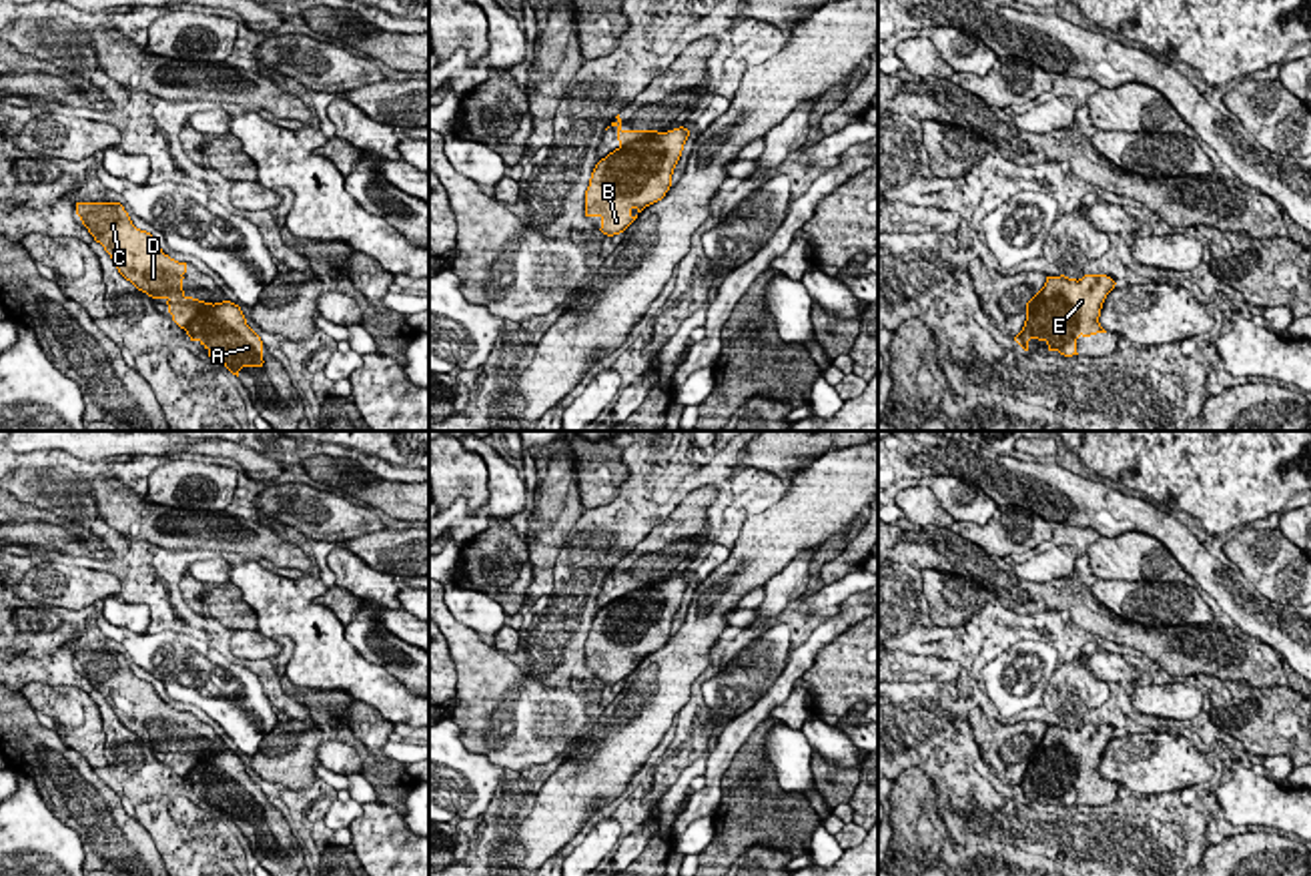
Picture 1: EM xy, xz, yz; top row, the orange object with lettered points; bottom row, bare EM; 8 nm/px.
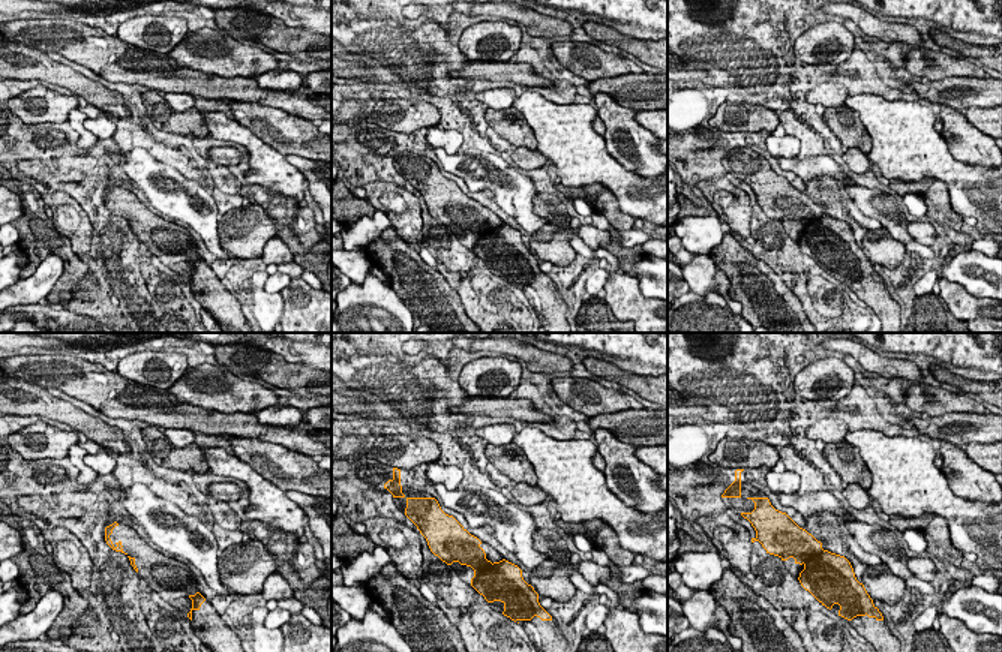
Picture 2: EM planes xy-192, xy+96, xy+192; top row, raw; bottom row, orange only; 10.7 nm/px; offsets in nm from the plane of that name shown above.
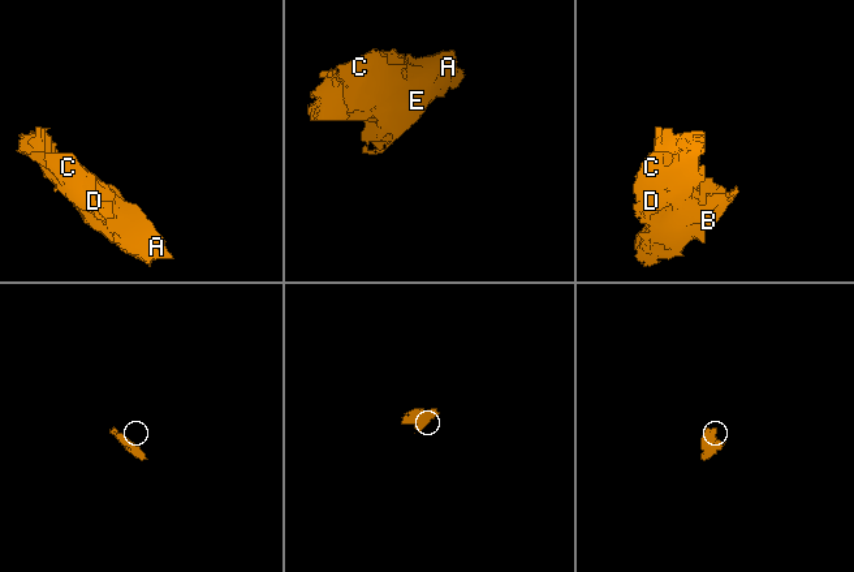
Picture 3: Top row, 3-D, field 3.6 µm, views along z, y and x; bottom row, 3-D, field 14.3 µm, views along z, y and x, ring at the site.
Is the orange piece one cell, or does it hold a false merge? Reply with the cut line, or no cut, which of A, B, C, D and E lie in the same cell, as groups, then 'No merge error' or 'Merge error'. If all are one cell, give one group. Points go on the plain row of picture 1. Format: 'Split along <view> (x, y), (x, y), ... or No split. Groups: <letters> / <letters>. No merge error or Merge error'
Split along xz (656, 580), (630, 588), (620, 596). Groups: A B E / C D. Merge error

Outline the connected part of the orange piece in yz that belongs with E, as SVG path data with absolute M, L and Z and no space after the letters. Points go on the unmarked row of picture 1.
M1084 724L1082 728L1046 726L1044 736L1032 746L1032 756L1022 780L1014 790L1028 800L1028 790L1038 788L1048 800L1064 806L1078 804L1076 788L1107 782L1101 772L1101 758L1115 738L1107 724Z

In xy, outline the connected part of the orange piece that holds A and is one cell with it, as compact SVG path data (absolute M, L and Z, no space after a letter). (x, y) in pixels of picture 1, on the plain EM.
M231 750L204 752L178 776L237 826L243 816L263 816L265 812L261 786L247 774L241 756Z

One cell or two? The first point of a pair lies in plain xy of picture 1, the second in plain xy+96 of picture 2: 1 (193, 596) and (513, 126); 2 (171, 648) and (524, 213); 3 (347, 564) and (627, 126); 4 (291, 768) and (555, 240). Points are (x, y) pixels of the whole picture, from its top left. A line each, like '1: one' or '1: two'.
1: one
2: one
3: one
4: one

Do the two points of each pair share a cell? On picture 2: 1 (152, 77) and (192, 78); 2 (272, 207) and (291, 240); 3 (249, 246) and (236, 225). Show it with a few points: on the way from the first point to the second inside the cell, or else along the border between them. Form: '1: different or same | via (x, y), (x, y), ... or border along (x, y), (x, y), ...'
1: same | via (162, 77), (182, 78)
2: same | via (279, 215), (284, 219), (284, 233)
3: same | via (248, 242), (240, 230)

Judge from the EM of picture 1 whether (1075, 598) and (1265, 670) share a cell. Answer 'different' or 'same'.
same

